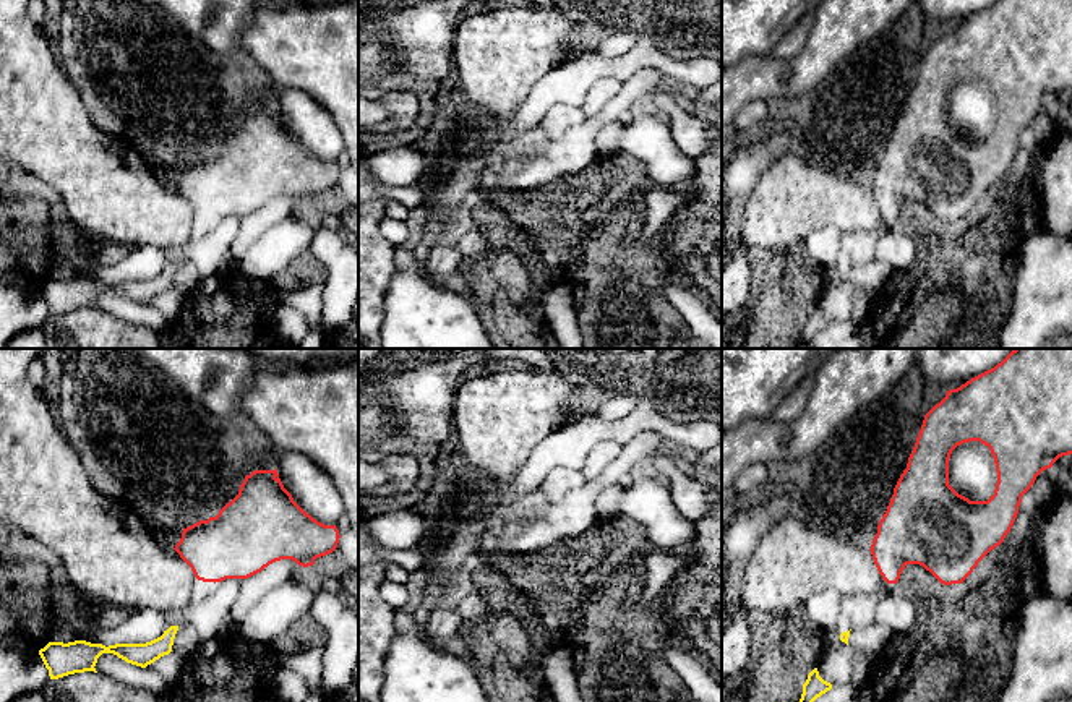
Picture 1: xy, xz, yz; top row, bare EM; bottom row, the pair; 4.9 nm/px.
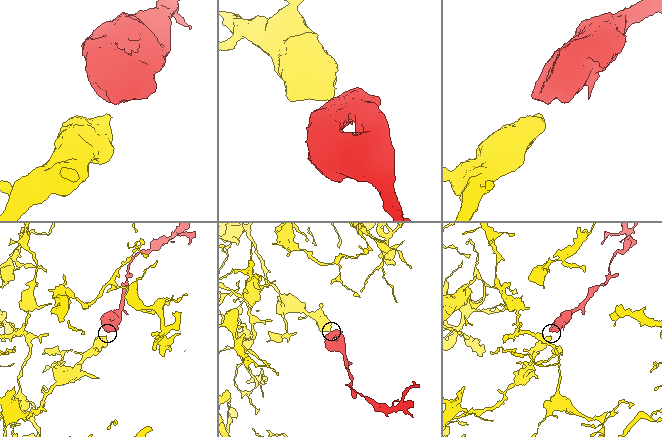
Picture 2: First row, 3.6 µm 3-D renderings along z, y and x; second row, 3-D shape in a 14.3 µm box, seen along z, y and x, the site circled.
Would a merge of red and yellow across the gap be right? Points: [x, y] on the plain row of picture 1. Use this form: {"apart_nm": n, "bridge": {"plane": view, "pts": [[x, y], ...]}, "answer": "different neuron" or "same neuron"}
{"apart_nm": 260, "bridge": {"plane": "xy", "pts": [[198, 216], [177, 263]]}, "answer": "same neuron"}

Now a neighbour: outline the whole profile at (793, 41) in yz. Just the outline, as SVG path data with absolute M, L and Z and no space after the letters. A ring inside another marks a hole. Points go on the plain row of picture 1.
M809 11L782 36L770 55L783 60L796 57L804 49L813 28L814 11Z

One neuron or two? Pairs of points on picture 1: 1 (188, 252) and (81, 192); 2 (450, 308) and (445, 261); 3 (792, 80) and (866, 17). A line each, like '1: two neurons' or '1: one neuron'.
1: two neurons
2: two neurons
3: one neuron

